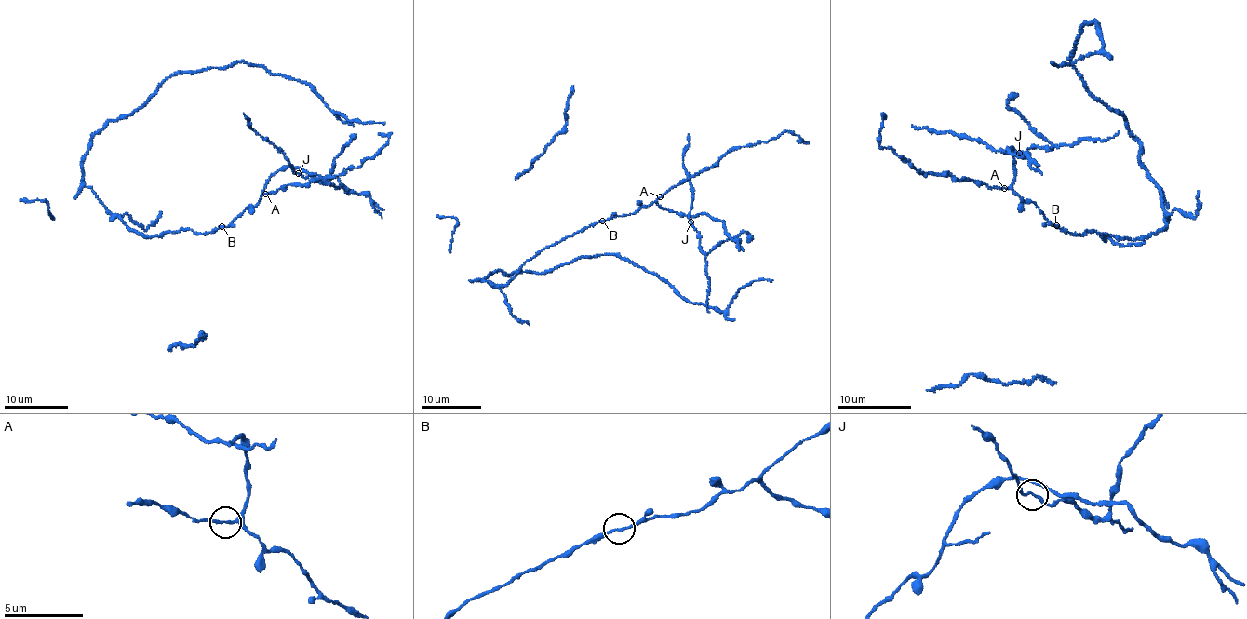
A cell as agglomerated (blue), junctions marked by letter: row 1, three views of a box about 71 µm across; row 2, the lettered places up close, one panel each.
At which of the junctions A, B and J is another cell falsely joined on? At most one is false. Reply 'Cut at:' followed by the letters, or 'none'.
Cut at: none

